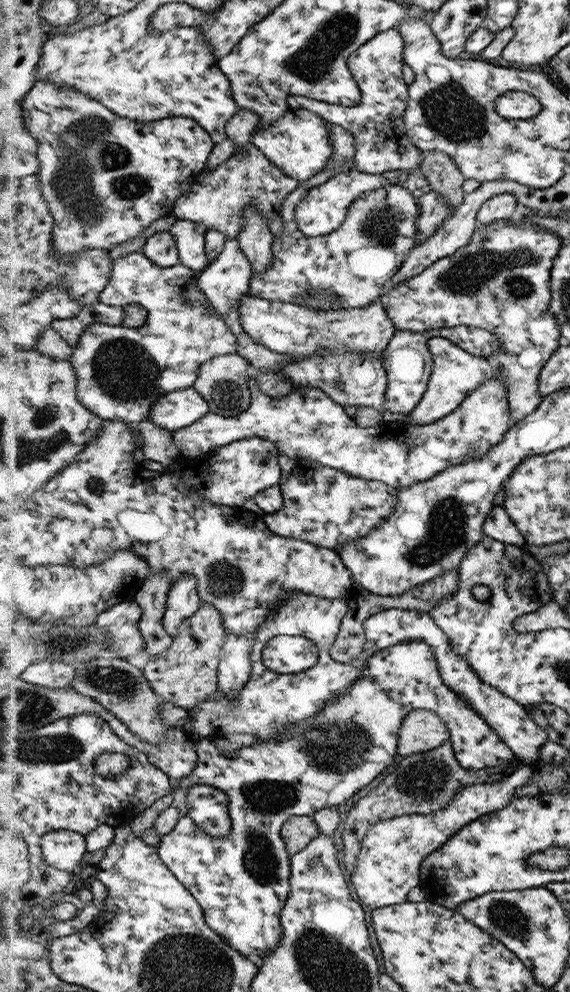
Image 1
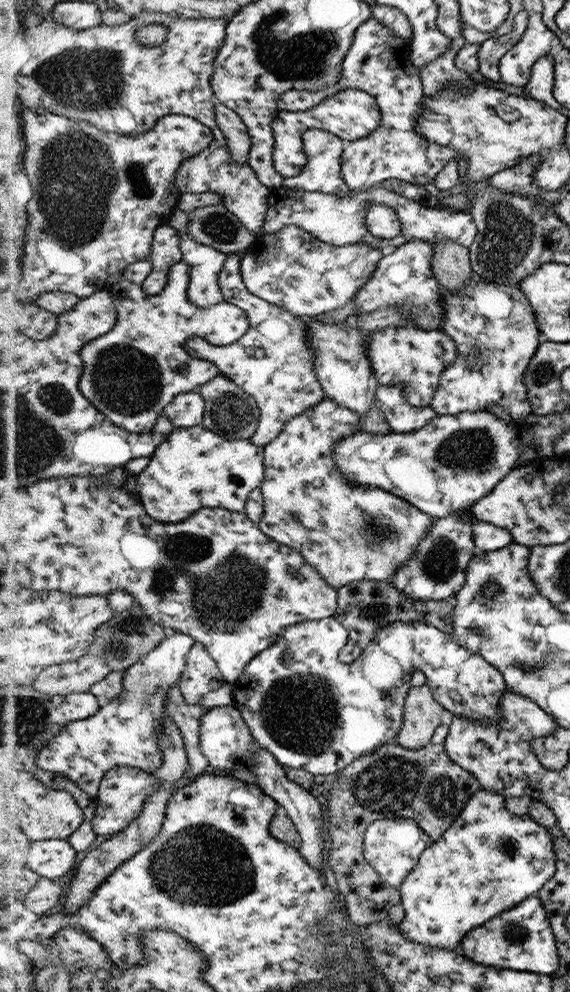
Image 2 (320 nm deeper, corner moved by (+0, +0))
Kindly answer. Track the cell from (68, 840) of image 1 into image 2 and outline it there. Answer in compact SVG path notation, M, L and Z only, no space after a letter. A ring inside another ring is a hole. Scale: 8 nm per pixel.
M68 839L34 841L29 867L42 877L57 880L72 872L78 862L78 852Z

